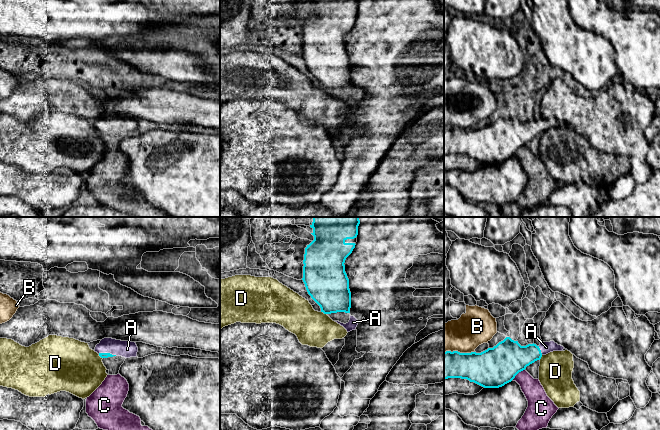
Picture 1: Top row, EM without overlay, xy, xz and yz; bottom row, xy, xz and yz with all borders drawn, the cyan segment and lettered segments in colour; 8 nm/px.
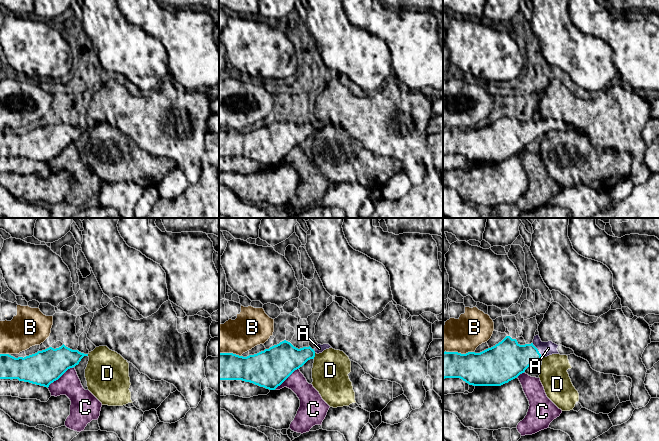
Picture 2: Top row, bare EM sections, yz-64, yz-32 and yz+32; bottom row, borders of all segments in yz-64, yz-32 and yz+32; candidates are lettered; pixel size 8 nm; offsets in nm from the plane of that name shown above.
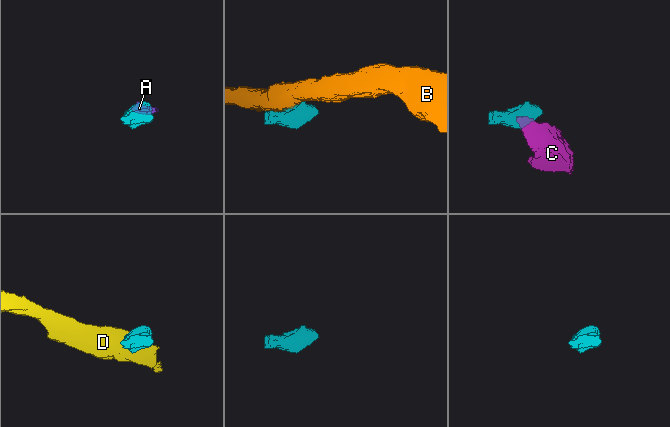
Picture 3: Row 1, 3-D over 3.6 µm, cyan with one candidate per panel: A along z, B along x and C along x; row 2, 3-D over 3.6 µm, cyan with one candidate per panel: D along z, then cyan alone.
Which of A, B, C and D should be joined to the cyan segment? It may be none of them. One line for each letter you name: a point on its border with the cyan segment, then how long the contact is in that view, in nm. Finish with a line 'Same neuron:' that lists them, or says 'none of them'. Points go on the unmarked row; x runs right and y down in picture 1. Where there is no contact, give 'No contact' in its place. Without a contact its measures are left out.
A: Touches cyan at xy (107, 129). Shared border 150 nm
Same neuron: A

